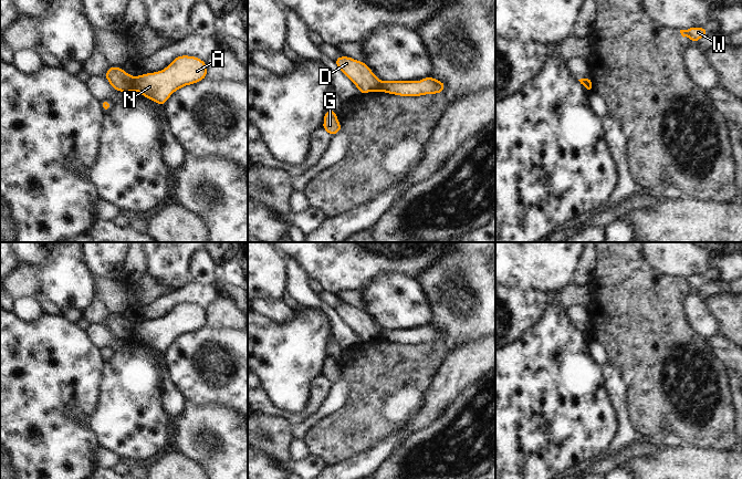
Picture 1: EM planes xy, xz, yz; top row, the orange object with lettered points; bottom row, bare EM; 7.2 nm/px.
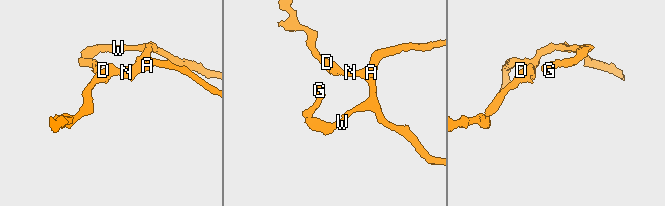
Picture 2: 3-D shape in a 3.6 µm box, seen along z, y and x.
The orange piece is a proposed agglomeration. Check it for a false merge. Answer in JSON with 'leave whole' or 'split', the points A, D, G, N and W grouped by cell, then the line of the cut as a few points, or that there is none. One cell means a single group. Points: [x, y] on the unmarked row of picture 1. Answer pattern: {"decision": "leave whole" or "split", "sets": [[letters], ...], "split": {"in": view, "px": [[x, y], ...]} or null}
{"decision": "split", "sets": [["A", "G", "N", "W"], ["D"]], "split": {"in": "xy", "px": [[133, 324], [132, 336]]}}

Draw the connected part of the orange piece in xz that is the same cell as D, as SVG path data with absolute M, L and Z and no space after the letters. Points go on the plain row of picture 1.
M342 303L334 308L337 315L359 337L360 342L379 340L382 327L364 311L349 304Z

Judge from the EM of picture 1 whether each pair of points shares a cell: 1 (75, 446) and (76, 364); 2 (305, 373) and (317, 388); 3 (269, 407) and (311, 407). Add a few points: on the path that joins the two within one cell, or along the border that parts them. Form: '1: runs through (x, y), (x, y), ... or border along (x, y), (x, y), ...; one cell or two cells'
1: runs through (58, 426), (58, 384); one cell
2: border along (319, 375), (311, 383), (311, 395), (305, 407); two cells
3: runs through (279, 412), (286, 415), (301, 415); one cell

